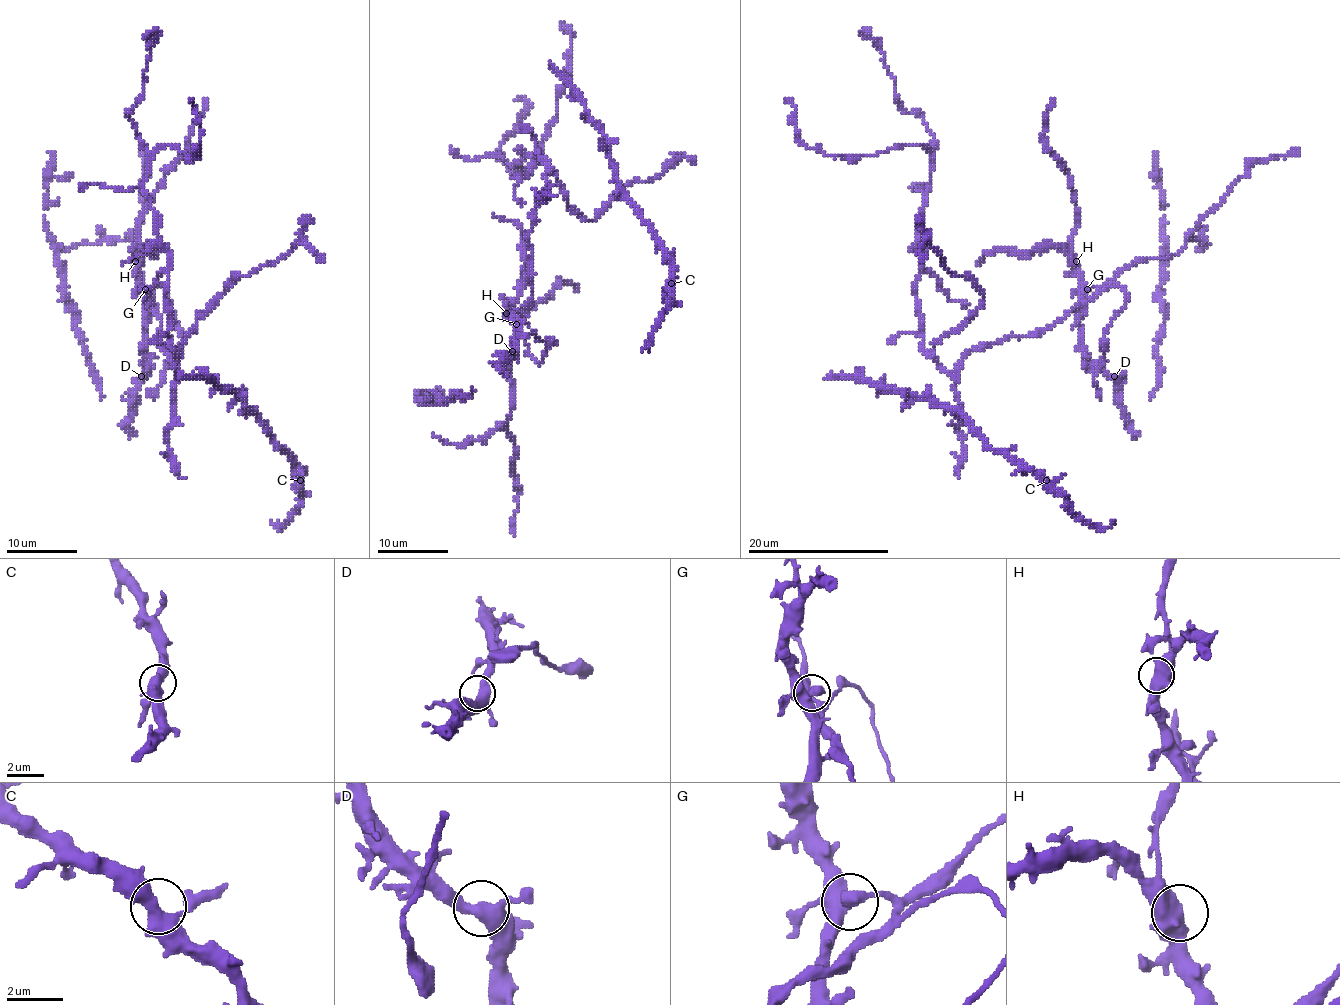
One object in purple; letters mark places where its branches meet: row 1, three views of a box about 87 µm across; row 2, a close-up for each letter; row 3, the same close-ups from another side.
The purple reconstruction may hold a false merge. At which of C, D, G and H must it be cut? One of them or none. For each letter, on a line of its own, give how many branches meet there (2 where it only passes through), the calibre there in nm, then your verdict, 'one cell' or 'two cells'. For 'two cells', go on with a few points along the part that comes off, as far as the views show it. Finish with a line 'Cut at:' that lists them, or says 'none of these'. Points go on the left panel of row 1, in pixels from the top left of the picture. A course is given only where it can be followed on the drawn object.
C: 3 | 420 nm | one cell
D: 3 | 400 nm | one cell
G: 3 | 400 nm | one cell
H: 3 | 460 nm | one cell
Cut at: none of these

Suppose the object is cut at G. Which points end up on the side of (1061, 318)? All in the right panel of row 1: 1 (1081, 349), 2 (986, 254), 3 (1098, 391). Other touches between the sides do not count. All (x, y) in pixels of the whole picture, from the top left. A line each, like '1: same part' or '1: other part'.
1: other part
2: other part
3: same part

